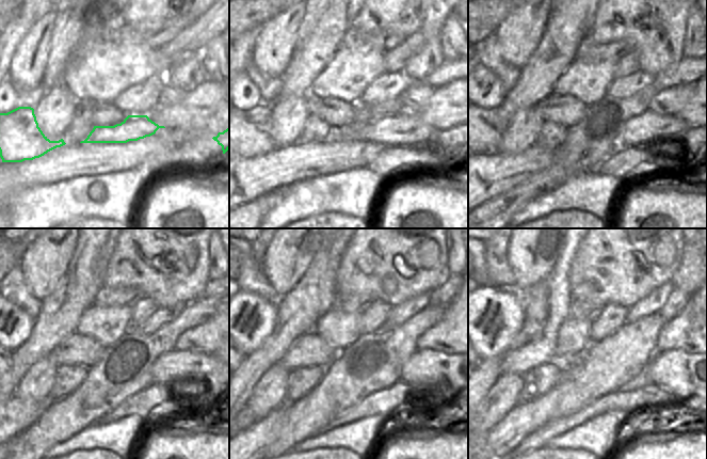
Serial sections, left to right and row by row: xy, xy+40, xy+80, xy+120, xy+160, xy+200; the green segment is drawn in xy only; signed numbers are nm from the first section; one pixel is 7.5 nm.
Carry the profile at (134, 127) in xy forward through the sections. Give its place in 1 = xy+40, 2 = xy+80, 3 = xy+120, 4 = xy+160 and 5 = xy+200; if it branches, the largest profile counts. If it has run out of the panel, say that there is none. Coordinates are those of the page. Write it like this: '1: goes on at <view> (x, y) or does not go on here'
1: goes on at xy+40 (403, 128)
2: goes on at xy+80 (649, 126)
3: goes on at xy+120 (181, 369)
4: goes on at xy+160 (446, 377)
5: goes on at xy+200 (685, 377)

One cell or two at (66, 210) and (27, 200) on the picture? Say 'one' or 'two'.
one

